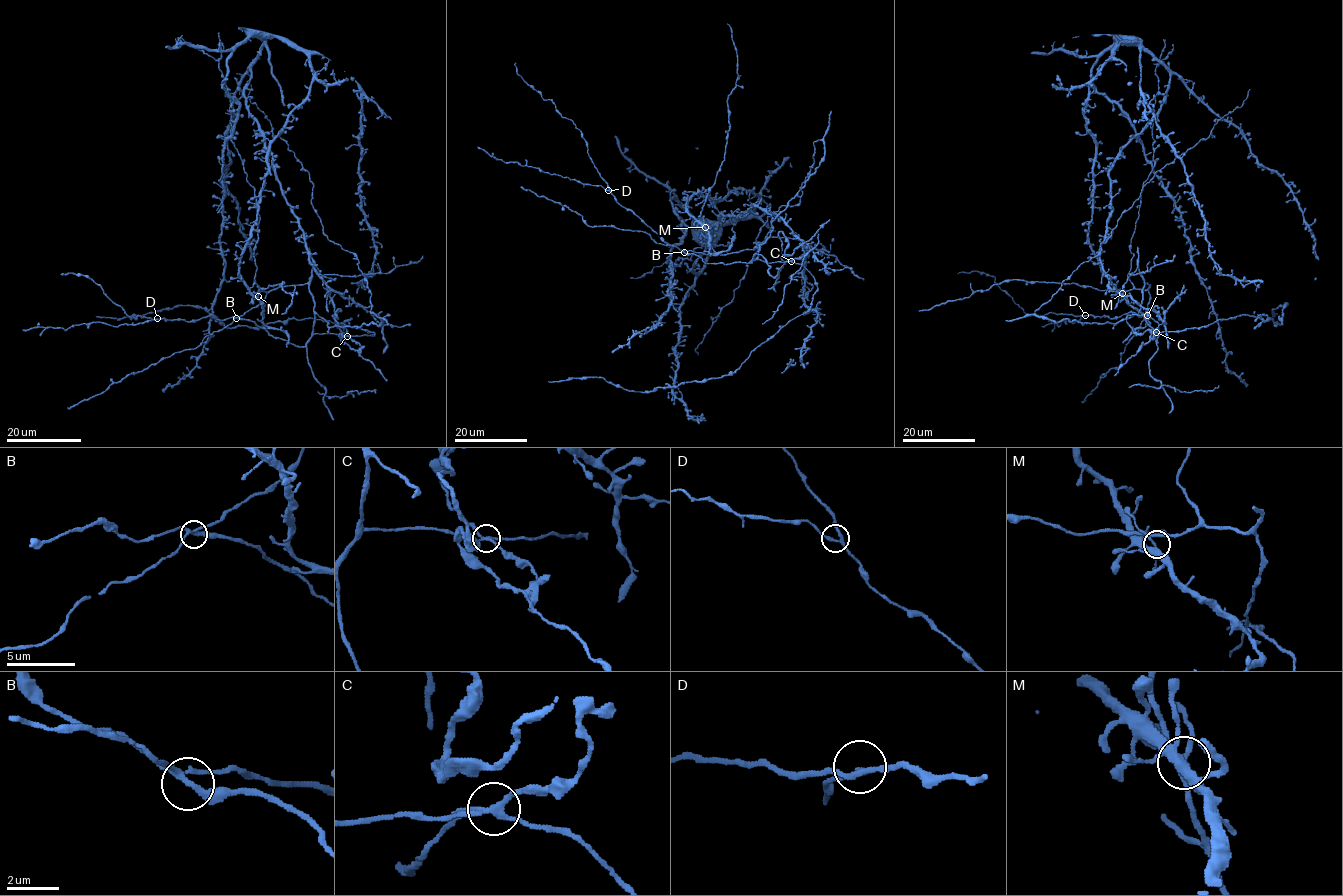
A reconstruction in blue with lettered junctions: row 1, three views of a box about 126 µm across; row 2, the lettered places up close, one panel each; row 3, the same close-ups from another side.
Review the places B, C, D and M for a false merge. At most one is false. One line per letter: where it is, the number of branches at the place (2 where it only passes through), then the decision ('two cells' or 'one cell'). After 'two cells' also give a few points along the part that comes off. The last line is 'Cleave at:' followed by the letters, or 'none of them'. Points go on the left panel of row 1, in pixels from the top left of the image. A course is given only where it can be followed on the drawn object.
B: at (236, 318); 4 branches meet; one cell
C: at (347, 336); 4 branches meet; two cells
D: at (157, 318); 3 branches meet; one cell
M: at (258, 296); 4 branches meet; one cell
Cleave at: C

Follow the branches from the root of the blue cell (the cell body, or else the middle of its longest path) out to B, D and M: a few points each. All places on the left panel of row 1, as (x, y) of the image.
B: (254, 225), (240, 257), (239, 277), (252, 294), (267, 293), (259, 304), (236, 318)
D: (254, 225), (239, 277), (252, 294), (267, 293), (259, 304), (224, 320), (157, 318)
M: (254, 225), (240, 257), (239, 277), (252, 294), (258, 296)

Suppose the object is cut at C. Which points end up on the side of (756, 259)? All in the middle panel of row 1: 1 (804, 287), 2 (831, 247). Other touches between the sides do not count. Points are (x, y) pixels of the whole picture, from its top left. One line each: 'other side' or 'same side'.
1: same side
2: same side

